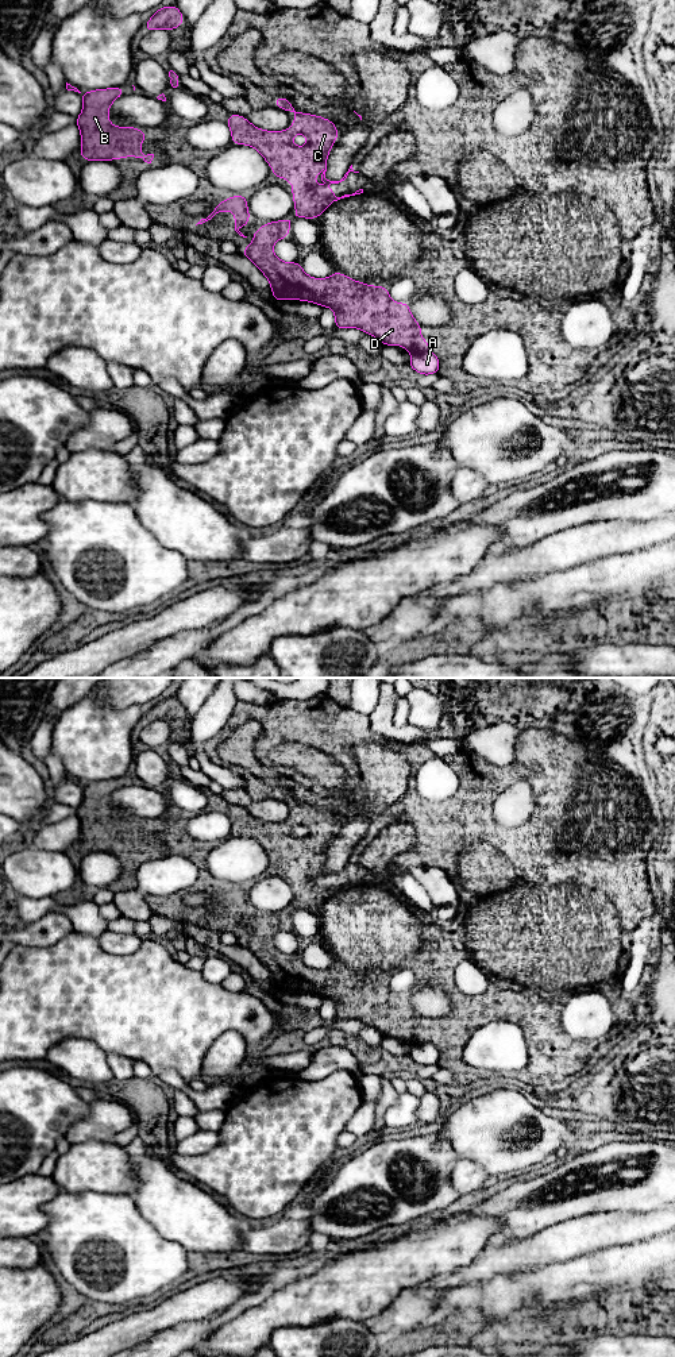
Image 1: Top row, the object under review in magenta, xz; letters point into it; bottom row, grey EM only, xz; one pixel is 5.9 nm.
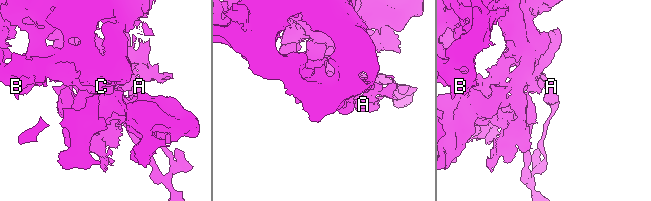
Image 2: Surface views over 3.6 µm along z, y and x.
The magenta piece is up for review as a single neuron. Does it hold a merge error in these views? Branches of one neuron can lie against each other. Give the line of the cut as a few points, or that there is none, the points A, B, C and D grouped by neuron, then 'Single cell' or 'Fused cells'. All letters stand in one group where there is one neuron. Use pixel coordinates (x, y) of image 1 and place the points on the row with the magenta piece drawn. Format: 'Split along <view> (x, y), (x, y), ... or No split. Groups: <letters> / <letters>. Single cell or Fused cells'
Split along xz (428, 350), (413, 354). Groups: A / B C D. Fused cells

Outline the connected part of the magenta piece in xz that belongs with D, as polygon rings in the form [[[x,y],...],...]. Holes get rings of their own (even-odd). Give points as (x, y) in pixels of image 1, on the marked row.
[[[274,97],[274,101],[275,101],[275,107],[277,107],[277,108],[282,108],[284,111],[289,111],[290,113],[294,113],[294,115],[298,115],[298,116],[300,116],[298,120],[293,120],[293,122],[292,122],[292,128],[290,128],[290,130],[278,131],[278,132],[266,131],[266,130],[258,130],[258,128],[254,127],[246,117],[239,116],[239,115],[234,115],[234,113],[230,113],[228,120],[227,120],[227,124],[228,124],[230,128],[231,128],[231,135],[232,135],[232,143],[234,143],[234,144],[240,144],[240,143],[243,143],[243,144],[255,147],[255,149],[262,154],[262,157],[267,161],[267,163],[273,167],[273,176],[274,176],[274,177],[281,177],[281,178],[284,178],[284,180],[290,180],[290,181],[292,181],[292,186],[293,186],[292,193],[293,193],[294,207],[296,207],[297,212],[296,212],[296,215],[294,215],[293,217],[284,219],[282,221],[265,223],[265,225],[263,225],[262,228],[256,228],[256,231],[255,231],[255,234],[254,234],[254,242],[250,243],[250,246],[246,247],[246,248],[243,250],[242,255],[243,255],[243,257],[247,257],[248,259],[251,259],[251,261],[255,263],[255,266],[269,278],[270,285],[271,285],[273,298],[274,298],[274,300],[277,300],[277,301],[279,301],[279,300],[304,300],[304,301],[310,301],[310,302],[319,304],[319,305],[321,305],[321,307],[329,307],[329,308],[332,308],[333,312],[335,312],[335,321],[336,321],[335,328],[343,329],[343,328],[356,327],[356,328],[362,329],[363,332],[375,336],[379,342],[382,342],[382,343],[386,344],[386,346],[400,346],[400,344],[402,344],[404,348],[405,348],[406,351],[410,351],[410,352],[413,352],[413,354],[414,354],[414,352],[421,352],[421,351],[429,351],[429,344],[428,344],[428,343],[421,338],[421,335],[420,335],[421,325],[420,325],[420,324],[412,317],[412,315],[410,315],[409,304],[408,304],[408,302],[402,302],[402,304],[394,302],[394,301],[389,297],[389,290],[386,289],[386,286],[378,286],[378,285],[377,285],[377,286],[373,286],[373,288],[371,288],[371,286],[369,286],[367,284],[356,282],[356,281],[348,278],[347,275],[344,275],[344,274],[342,274],[342,273],[339,273],[339,271],[333,273],[329,278],[320,278],[320,280],[316,280],[316,278],[312,278],[312,277],[309,277],[309,275],[306,275],[306,274],[304,273],[304,270],[302,270],[300,262],[286,263],[286,262],[282,262],[281,259],[278,259],[278,258],[274,255],[271,247],[274,246],[274,243],[275,243],[278,239],[288,238],[288,236],[290,235],[290,234],[289,234],[289,227],[290,227],[290,224],[292,224],[292,221],[293,221],[294,219],[297,219],[297,217],[316,219],[317,216],[321,216],[323,212],[325,211],[325,208],[327,208],[328,205],[331,205],[332,203],[335,203],[335,201],[338,201],[338,200],[340,200],[340,198],[344,198],[344,197],[350,197],[350,196],[355,196],[355,194],[363,193],[363,189],[359,189],[359,190],[356,190],[356,192],[352,193],[352,194],[344,194],[344,196],[342,196],[342,197],[336,197],[336,196],[333,194],[333,192],[328,188],[331,184],[339,184],[339,182],[344,181],[344,180],[347,178],[347,176],[348,176],[350,171],[359,173],[359,171],[355,171],[355,170],[352,169],[352,165],[351,165],[350,169],[348,169],[348,171],[344,174],[344,177],[343,177],[340,181],[329,181],[329,180],[325,178],[325,171],[327,171],[327,163],[325,163],[325,162],[327,162],[327,157],[328,157],[328,154],[329,154],[329,150],[331,150],[332,144],[335,143],[335,140],[338,139],[338,135],[339,135],[339,134],[338,134],[338,127],[333,124],[333,122],[327,120],[327,119],[320,117],[320,116],[316,116],[316,115],[308,115],[308,113],[304,113],[304,112],[297,111],[297,109],[290,104],[290,101],[289,101],[286,97]],[[294,134],[305,134],[305,135],[308,136],[308,139],[309,139],[308,144],[304,146],[304,147],[296,147],[296,146],[293,146],[293,144],[292,144],[292,138],[293,138]],[[320,167],[324,169],[324,171],[323,171],[323,174],[321,174],[321,181],[323,181],[324,184],[328,185],[327,188],[316,186],[316,185],[313,184],[313,177],[316,176],[316,171],[317,171]]]

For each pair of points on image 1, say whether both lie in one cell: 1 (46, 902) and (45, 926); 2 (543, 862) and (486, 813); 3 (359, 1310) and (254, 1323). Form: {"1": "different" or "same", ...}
{"1": "different", "2": "same", "3": "same"}

